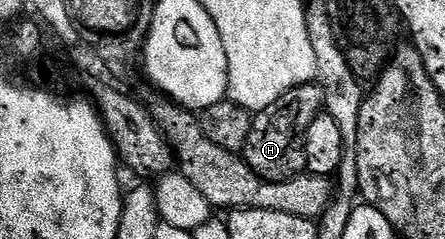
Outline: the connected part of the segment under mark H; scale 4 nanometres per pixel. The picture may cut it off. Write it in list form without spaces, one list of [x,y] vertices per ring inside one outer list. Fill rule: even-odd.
[[[311,82],[288,90],[272,106],[268,106],[263,112],[257,113],[254,116],[254,125],[244,149],[244,158],[248,162],[248,166],[252,166],[252,170],[256,170],[256,174],[260,174],[260,178],[268,182],[288,182],[292,178],[303,175],[306,172],[308,128],[312,126],[312,122],[316,122],[318,116],[323,115],[325,107],[326,95],[321,83]]]

